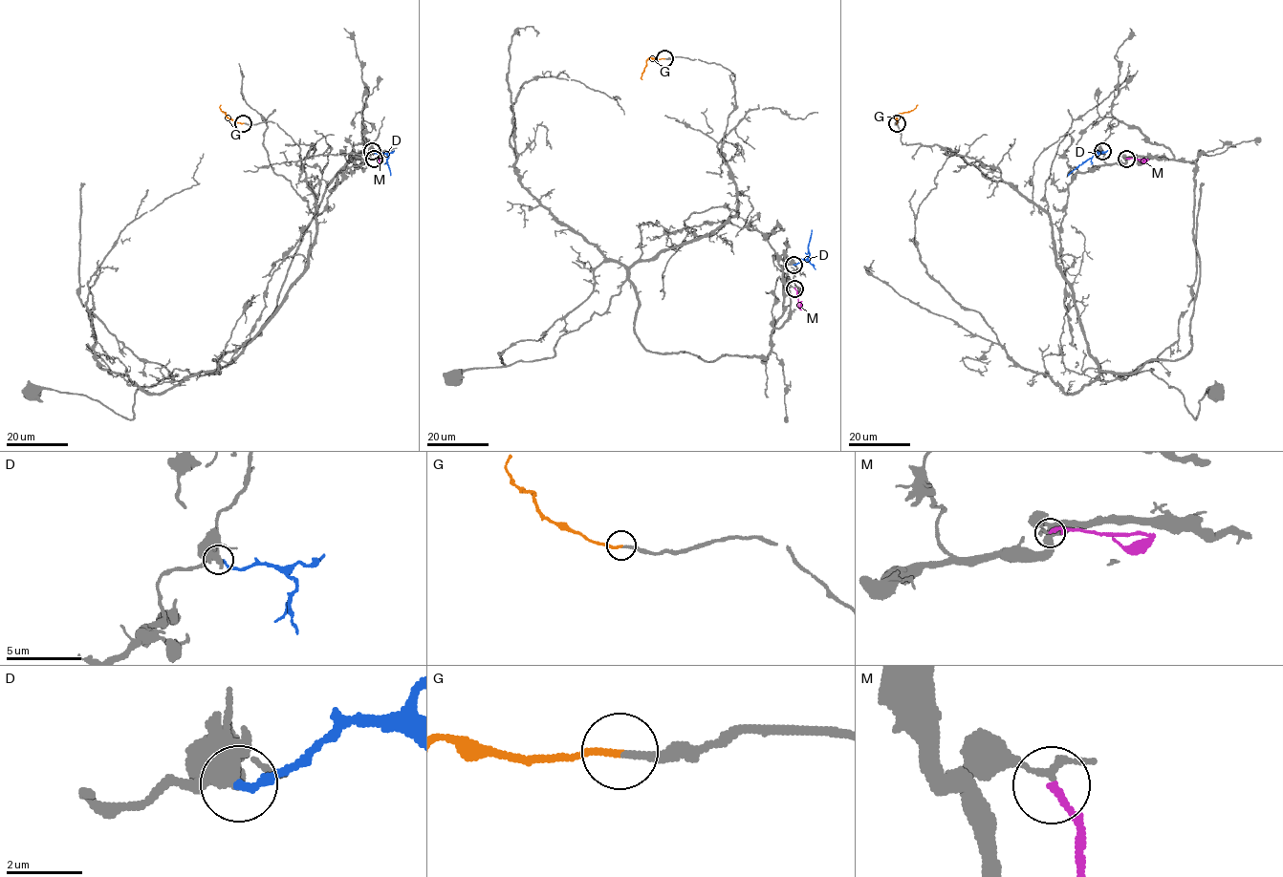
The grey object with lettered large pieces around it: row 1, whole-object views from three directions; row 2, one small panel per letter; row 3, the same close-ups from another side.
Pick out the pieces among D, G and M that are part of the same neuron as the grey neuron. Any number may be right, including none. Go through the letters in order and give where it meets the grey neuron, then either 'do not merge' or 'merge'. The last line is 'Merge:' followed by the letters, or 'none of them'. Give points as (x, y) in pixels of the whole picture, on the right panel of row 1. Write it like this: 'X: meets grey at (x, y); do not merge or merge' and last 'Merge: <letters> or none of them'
D: meets grey at (1102, 151); do not merge
G: meets grey at (897, 123); merge
M: meets grey at (1126, 159); do not merge
Merge: G

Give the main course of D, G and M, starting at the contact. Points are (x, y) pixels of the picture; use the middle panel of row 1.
D: (793, 265), (809, 255), (812, 230)
G: (663, 58), (649, 57), (641, 79)
M: (794, 288), (799, 308), (801, 301)

